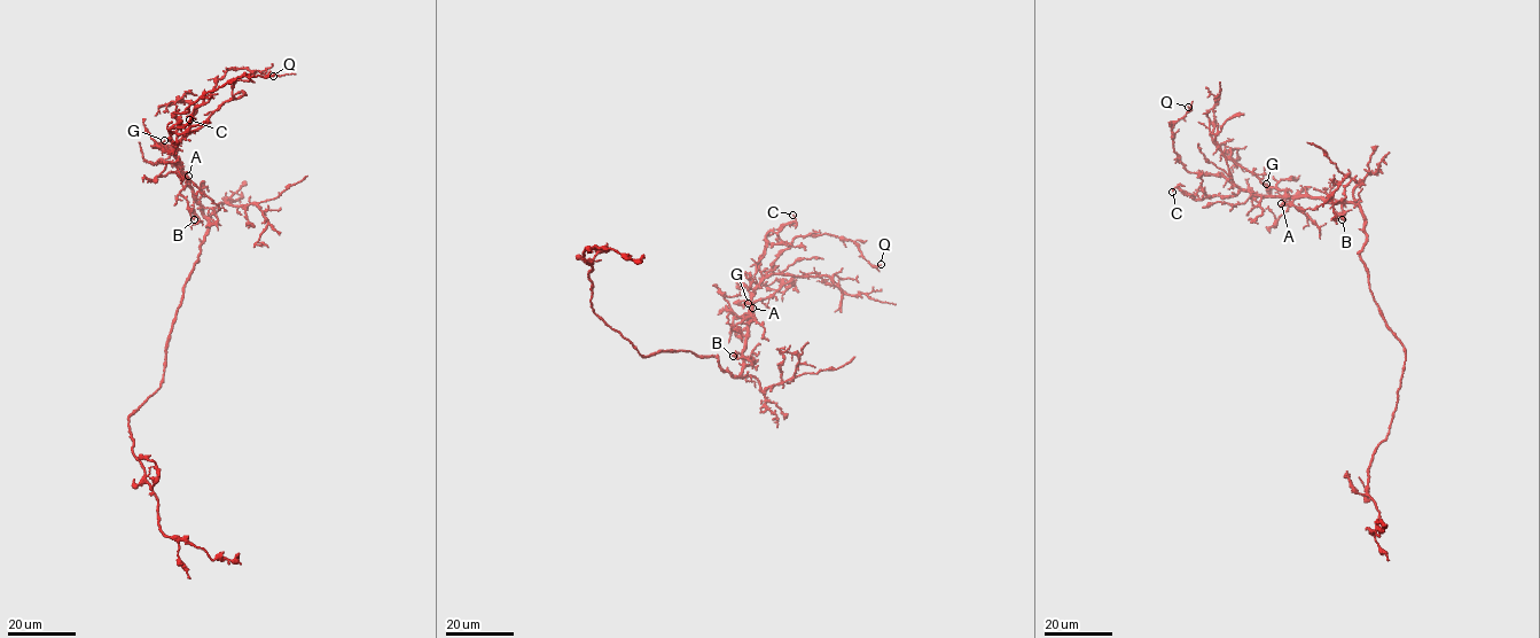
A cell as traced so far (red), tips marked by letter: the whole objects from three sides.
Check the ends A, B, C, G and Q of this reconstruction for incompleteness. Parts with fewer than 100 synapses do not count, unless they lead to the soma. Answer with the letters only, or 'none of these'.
none of these

